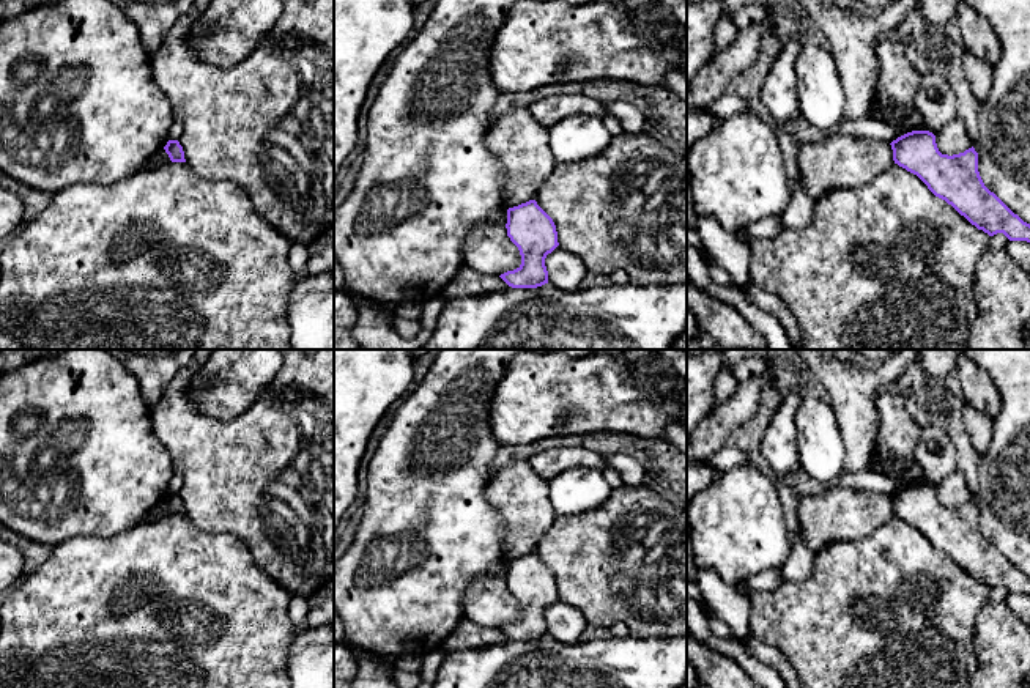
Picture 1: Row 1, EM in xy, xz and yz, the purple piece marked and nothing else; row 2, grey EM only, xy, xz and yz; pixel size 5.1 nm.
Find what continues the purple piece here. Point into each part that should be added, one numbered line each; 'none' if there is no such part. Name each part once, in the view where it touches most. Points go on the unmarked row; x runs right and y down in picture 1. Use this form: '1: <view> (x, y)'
none

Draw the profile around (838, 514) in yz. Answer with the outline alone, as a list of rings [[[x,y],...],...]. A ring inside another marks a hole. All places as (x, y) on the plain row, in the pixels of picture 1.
[[[835,486],[798,501],[800,531],[816,554],[833,542],[865,538],[891,516],[890,496],[861,490]]]

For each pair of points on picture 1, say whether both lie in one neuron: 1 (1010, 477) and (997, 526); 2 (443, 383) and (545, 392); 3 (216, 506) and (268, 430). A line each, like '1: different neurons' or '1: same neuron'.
1: same neuron
2: different neurons
3: same neuron

